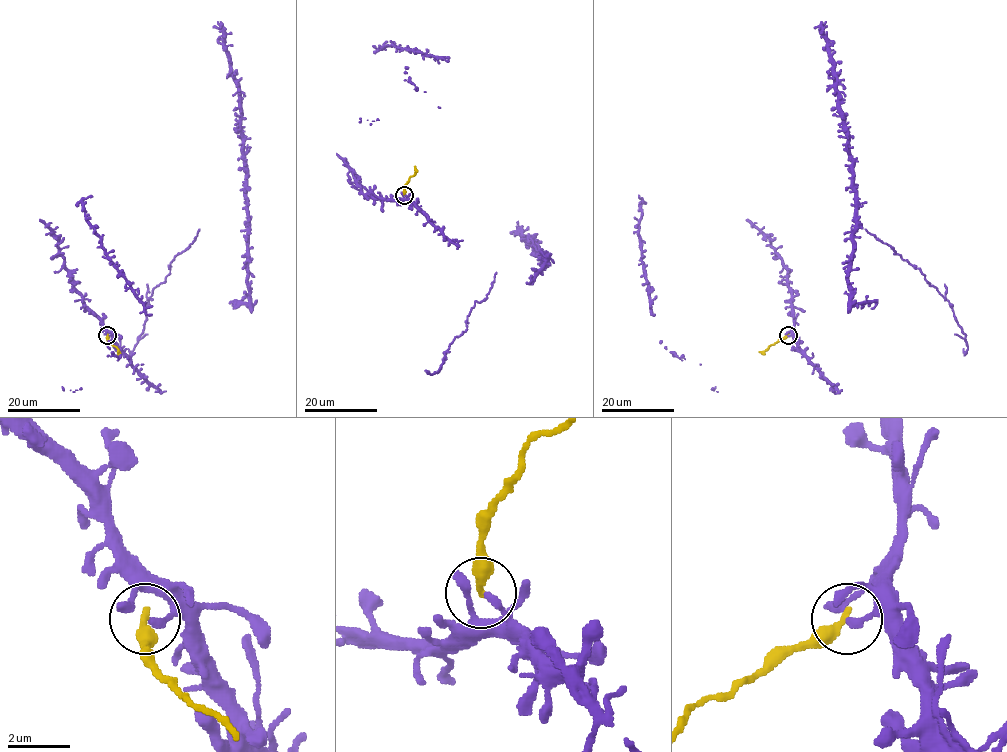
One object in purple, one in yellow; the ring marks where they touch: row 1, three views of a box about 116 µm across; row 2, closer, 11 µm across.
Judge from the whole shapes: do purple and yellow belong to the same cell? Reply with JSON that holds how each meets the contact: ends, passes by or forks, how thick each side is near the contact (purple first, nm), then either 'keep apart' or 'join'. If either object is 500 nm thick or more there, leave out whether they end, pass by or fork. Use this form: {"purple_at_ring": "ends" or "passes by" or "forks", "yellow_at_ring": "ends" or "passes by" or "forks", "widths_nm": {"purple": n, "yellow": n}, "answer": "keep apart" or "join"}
{"purple_at_ring": "ends", "yellow_at_ring": "ends", "widths_nm": {"purple": 240, "yellow": 340}, "answer": "keep apart"}

